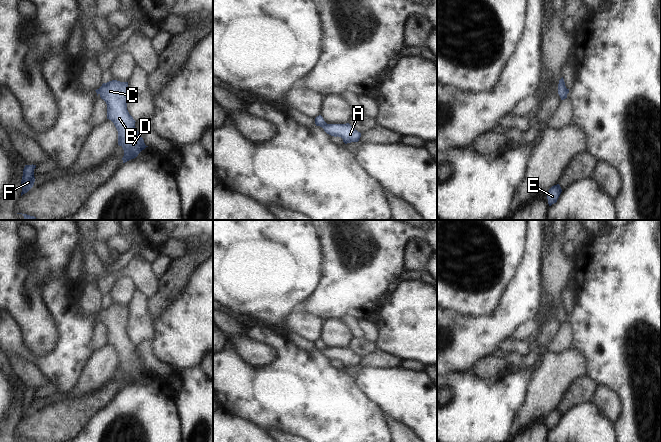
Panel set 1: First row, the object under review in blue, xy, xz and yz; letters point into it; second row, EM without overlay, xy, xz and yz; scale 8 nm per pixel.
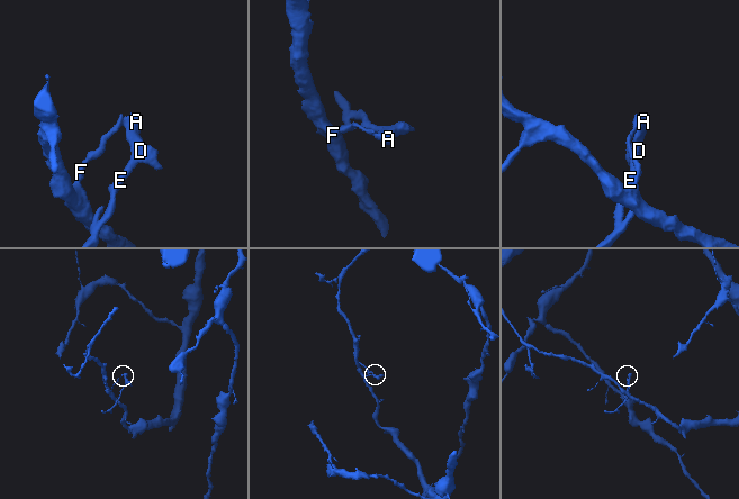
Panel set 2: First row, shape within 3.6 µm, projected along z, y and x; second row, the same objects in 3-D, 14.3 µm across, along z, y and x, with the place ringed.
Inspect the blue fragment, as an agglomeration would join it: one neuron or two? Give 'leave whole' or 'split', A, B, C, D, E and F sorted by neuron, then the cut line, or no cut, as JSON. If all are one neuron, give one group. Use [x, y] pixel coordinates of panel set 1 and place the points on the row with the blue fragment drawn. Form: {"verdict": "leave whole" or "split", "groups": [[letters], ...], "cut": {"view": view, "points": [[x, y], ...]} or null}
{"verdict": "split", "groups": [["A", "B", "C", "D", "E"], ["F"]], "cut": {"view": "xz", "points": [[326, 123], [321, 126]]}}

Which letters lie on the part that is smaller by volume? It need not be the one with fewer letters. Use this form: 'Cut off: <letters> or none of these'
Cut off: A, B, C, D, E.

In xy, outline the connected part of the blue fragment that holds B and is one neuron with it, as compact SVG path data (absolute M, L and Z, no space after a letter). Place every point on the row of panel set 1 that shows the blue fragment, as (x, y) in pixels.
M117 80L103 83L98 89L101 99L103 99L107 104L107 119L114 123L118 131L118 145L124 150L124 156L122 158L123 163L136 158L142 150L148 147L145 145L143 138L135 127L136 121L127 110L128 90L128 82L120 82Z

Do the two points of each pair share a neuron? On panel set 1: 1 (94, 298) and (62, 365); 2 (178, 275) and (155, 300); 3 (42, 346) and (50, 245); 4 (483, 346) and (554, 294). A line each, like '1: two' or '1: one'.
1: two
2: one
3: one
4: two

